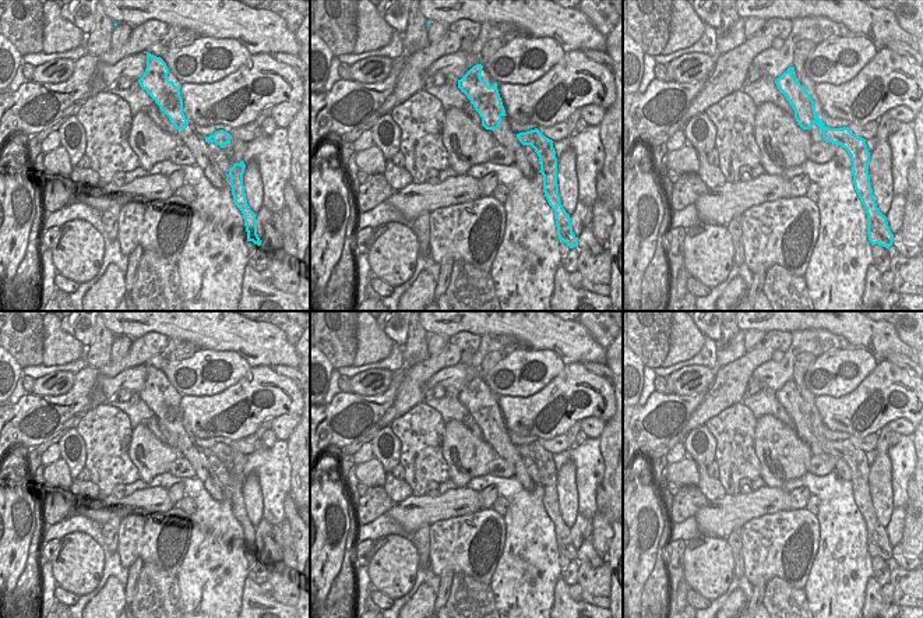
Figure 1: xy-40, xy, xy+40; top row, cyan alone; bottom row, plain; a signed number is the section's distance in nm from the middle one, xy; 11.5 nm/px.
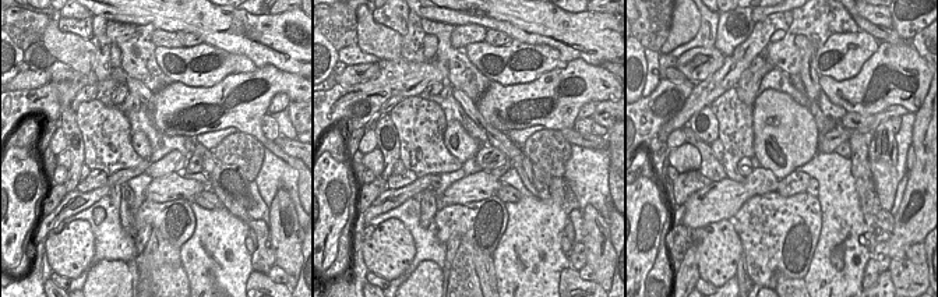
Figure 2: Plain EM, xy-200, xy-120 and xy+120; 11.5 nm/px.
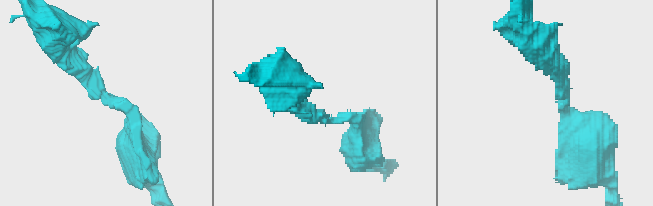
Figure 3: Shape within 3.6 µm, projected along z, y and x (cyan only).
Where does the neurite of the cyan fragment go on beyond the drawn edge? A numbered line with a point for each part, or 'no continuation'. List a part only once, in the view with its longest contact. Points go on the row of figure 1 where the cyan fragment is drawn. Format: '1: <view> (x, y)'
no continuation

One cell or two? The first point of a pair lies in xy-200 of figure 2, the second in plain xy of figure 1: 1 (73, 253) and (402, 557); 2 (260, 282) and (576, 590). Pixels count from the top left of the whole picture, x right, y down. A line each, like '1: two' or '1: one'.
1: one
2: two

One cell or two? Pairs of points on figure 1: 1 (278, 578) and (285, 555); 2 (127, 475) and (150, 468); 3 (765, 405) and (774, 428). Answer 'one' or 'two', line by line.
1: one
2: two
3: two

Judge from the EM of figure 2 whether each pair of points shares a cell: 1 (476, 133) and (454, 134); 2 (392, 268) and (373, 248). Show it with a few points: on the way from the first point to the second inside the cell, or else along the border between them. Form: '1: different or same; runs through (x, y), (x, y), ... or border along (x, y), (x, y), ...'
1: different; border along (447, 122), (457, 120), (480, 145)
2: same; runs through (388, 264), (377, 253)

